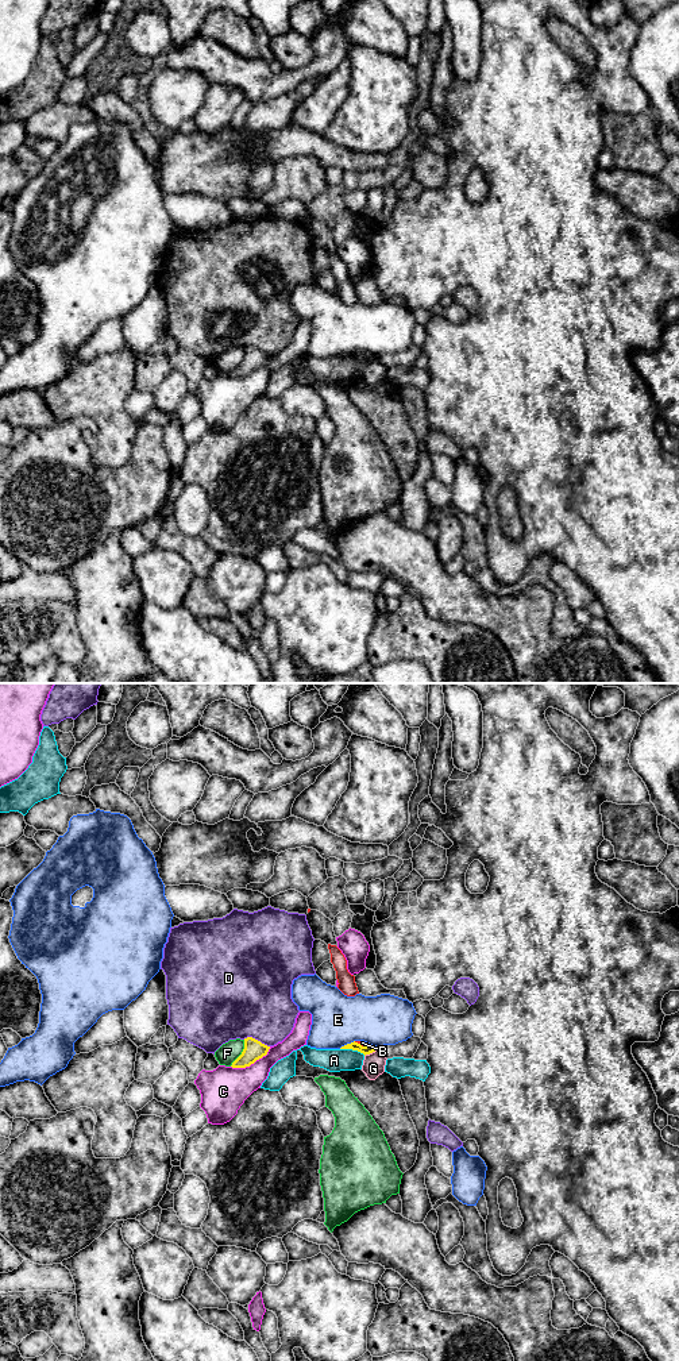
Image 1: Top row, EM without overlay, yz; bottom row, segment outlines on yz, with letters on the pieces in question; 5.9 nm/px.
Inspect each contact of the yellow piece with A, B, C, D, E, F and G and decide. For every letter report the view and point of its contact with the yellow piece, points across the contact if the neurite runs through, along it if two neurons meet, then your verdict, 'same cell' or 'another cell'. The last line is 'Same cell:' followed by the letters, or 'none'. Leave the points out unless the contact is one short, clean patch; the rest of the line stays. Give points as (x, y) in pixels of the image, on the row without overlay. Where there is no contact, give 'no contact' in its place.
A: contact yz (352, 358); another cell
B: contact yz (361, 354); border yz (354, 350), (369, 354); another cell
C: contact yz (251, 371); another cell
D: contact yz (257, 349); another cell
E: contact yz (347, 353); another cell
F: contact yz (242, 362); another cell
G: contact yz (370, 361); border yz (377, 358), (365, 365); another cell
Same cell: none

